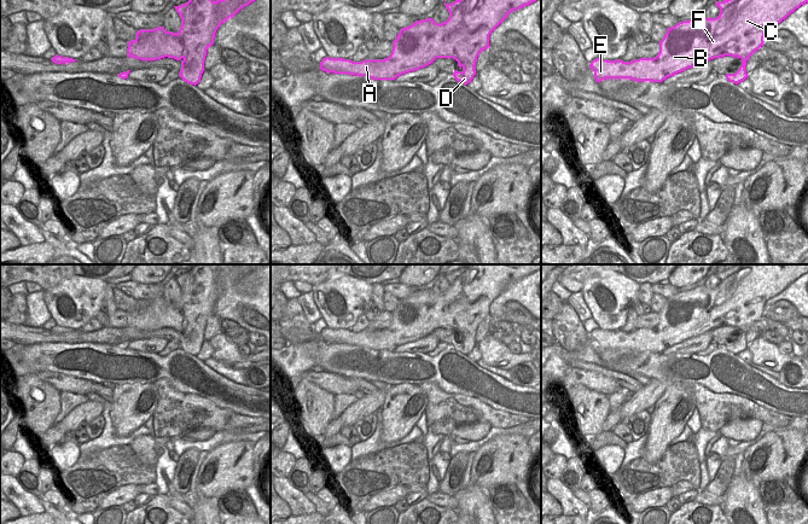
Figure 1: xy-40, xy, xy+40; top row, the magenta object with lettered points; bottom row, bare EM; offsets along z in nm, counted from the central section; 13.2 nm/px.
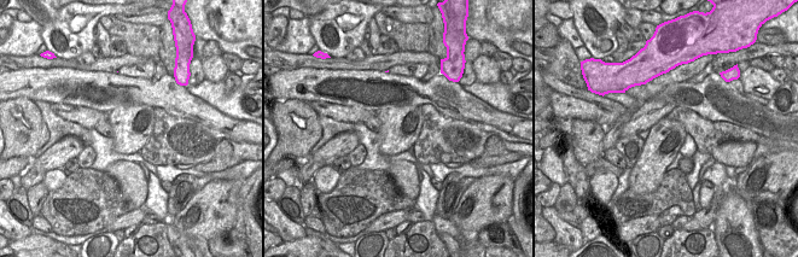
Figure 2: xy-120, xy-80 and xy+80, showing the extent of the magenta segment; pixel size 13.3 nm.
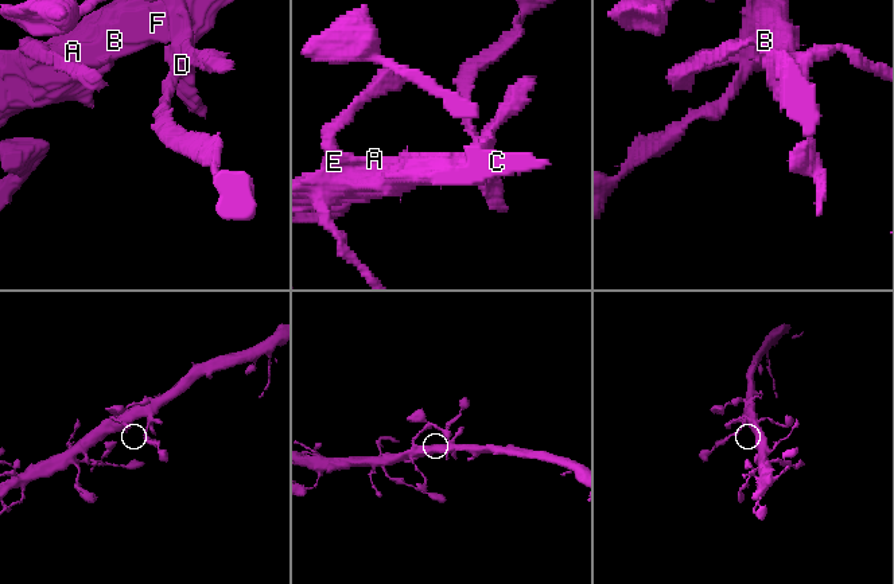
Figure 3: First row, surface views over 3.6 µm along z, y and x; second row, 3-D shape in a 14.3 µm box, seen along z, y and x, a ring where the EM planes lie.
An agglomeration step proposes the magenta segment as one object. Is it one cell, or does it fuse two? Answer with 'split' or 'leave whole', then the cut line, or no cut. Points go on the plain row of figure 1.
leave whole; no cut

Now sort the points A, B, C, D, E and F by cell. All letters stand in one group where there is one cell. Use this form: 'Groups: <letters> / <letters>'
Groups: A B C D E F

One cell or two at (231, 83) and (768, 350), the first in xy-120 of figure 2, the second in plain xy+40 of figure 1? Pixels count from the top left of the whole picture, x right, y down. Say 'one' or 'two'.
two

